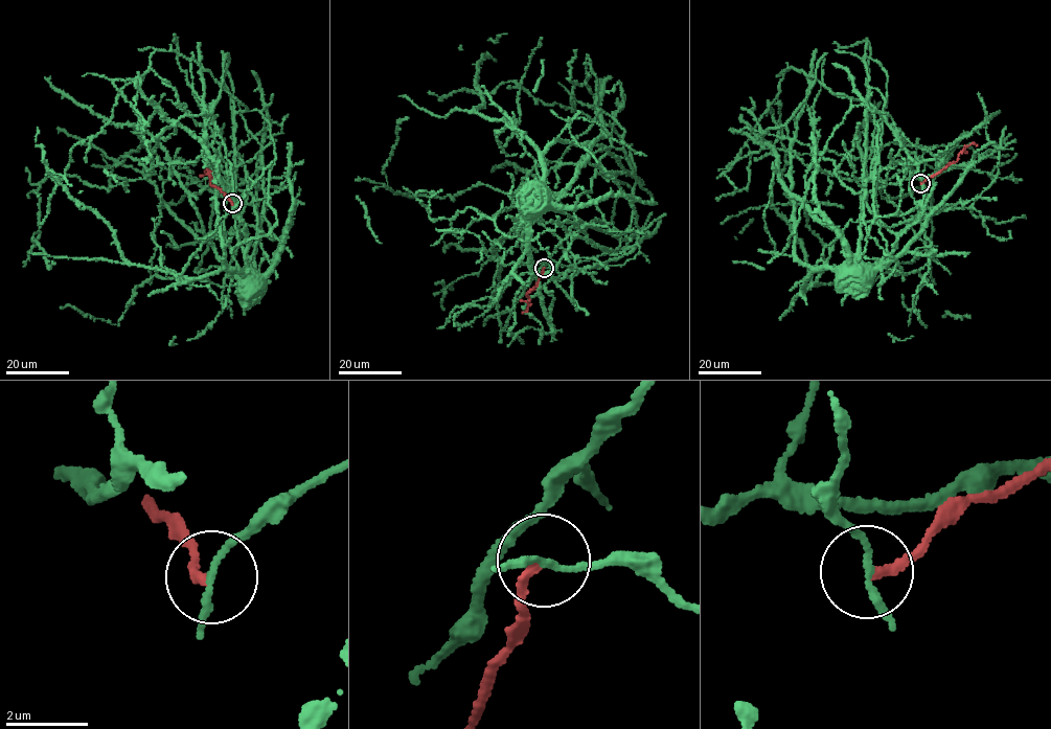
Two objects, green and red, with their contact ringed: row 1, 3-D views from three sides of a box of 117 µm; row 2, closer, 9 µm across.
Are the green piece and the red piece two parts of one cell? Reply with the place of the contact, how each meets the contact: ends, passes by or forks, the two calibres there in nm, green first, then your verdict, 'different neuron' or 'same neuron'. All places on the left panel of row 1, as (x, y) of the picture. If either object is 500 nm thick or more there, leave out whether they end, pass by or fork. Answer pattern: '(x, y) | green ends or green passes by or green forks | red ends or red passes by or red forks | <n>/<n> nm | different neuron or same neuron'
(232, 203) | green passes by | red ends | 140/180 nm | different neuron

